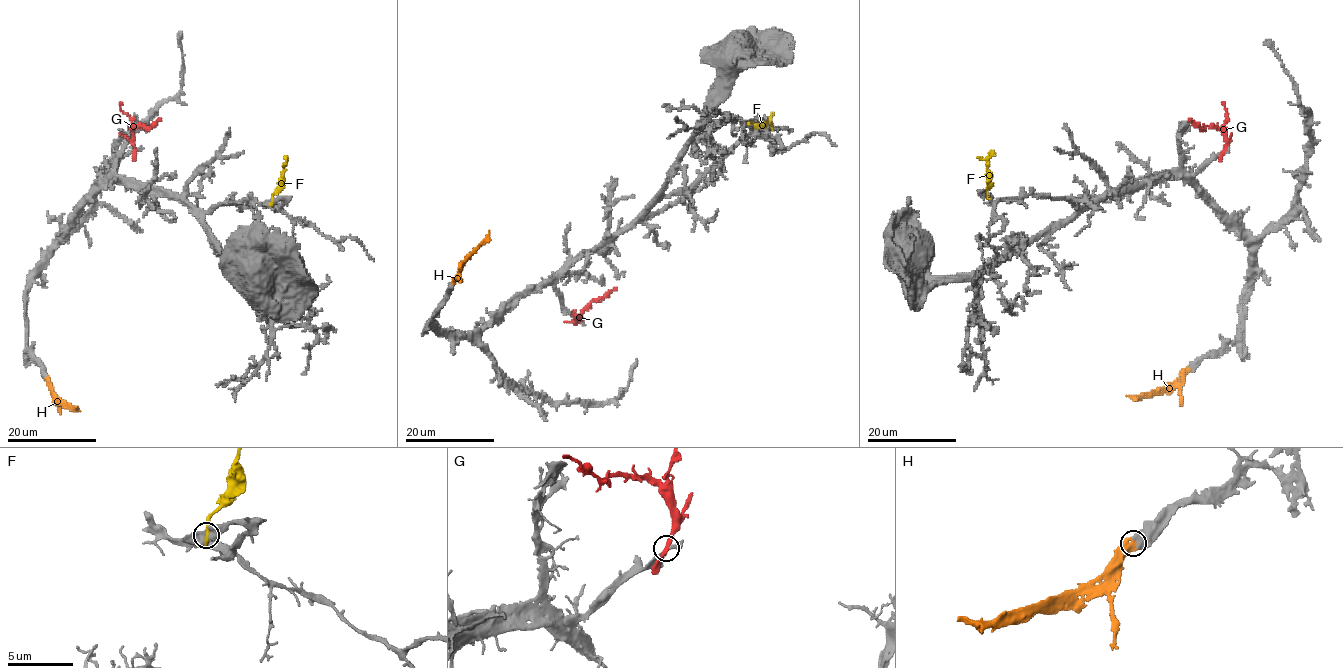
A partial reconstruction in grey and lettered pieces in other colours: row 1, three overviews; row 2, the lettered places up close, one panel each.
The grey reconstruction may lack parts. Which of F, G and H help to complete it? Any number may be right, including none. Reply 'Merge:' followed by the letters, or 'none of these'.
Merge: H

